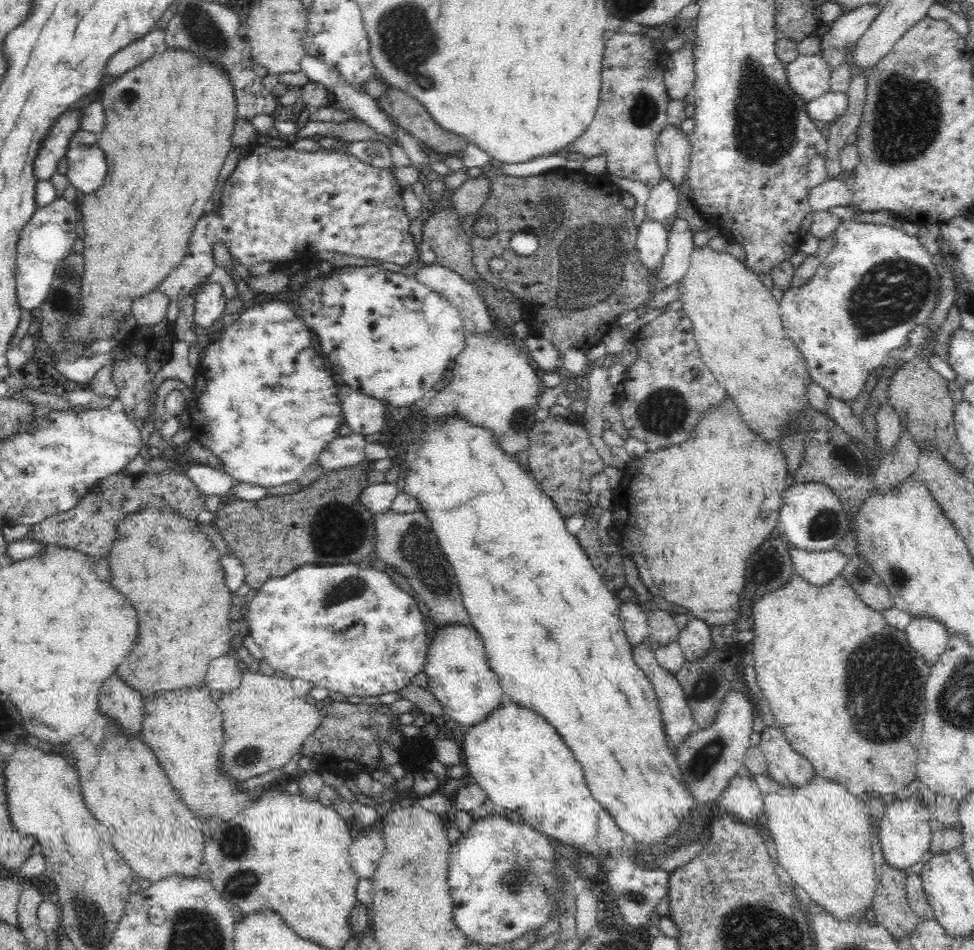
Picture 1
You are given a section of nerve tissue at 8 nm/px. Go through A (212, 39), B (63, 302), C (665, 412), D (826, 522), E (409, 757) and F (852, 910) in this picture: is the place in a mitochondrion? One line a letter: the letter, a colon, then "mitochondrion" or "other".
A: mitochondrion
B: mitochondrion
C: mitochondrion
D: mitochondrion
E: other
F: other

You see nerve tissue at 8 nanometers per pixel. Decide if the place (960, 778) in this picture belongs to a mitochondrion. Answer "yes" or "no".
no

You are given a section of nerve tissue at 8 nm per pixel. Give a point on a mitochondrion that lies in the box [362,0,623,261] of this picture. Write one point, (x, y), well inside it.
(406, 40)

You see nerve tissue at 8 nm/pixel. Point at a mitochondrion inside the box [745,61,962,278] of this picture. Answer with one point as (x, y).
(906, 113)

